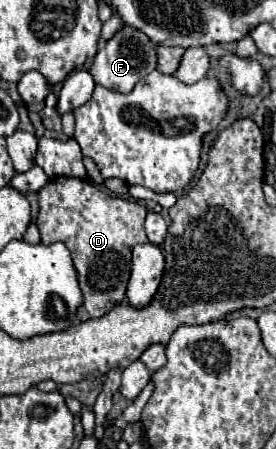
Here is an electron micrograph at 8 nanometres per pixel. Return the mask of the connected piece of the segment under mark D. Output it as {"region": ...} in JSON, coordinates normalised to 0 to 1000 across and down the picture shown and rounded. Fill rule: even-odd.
{"region":[[[203,392],[138,428],[145,472],[130,503],[152,543],[225,539],[246,548],[304,673],[283,686],[283,713],[362,708],[457,659],[471,619],[471,566],[493,543],[536,539],[522,517],[529,463],[384,432],[304,396]]]}

